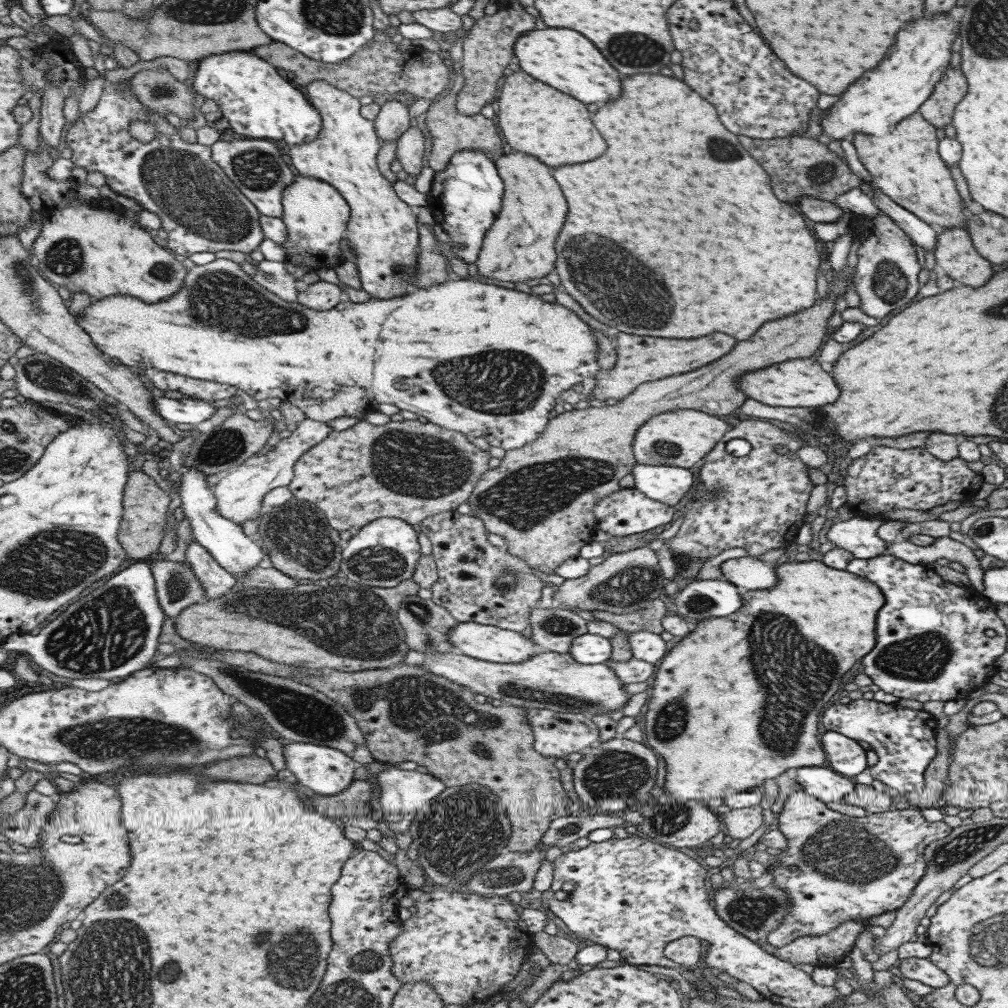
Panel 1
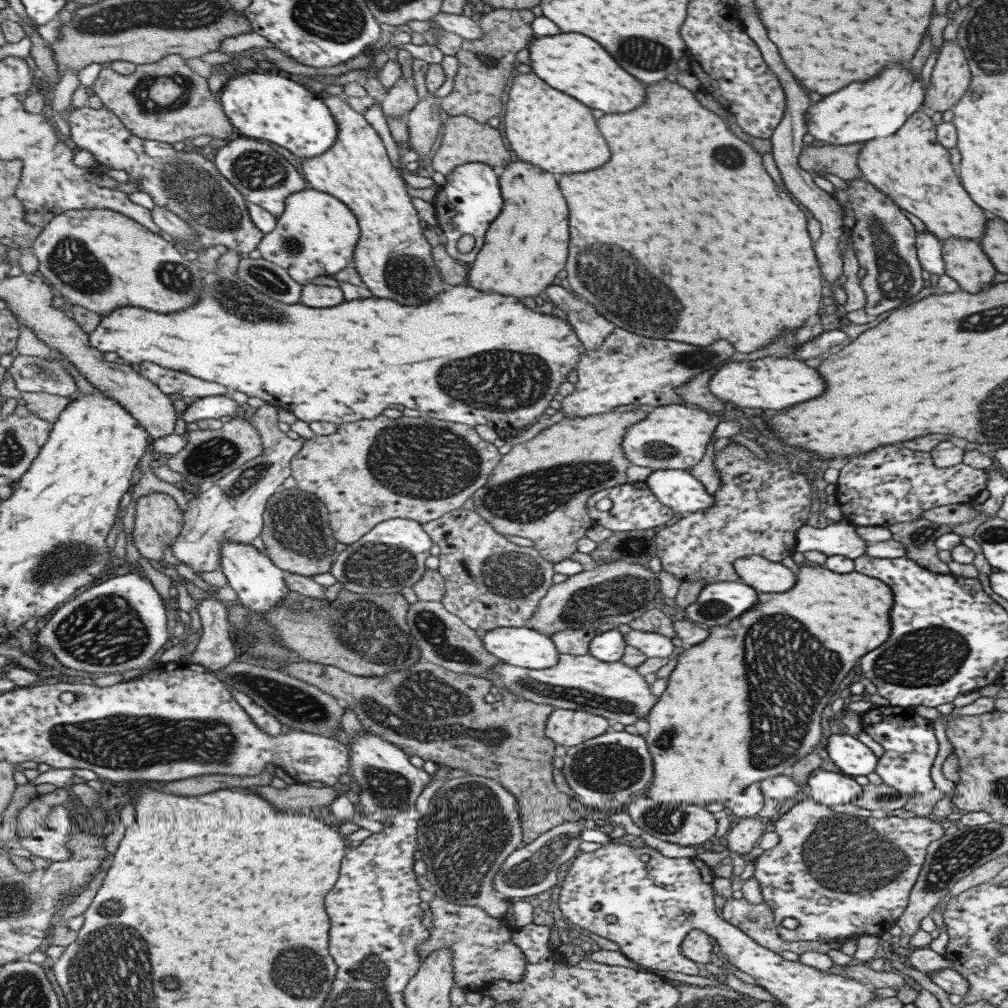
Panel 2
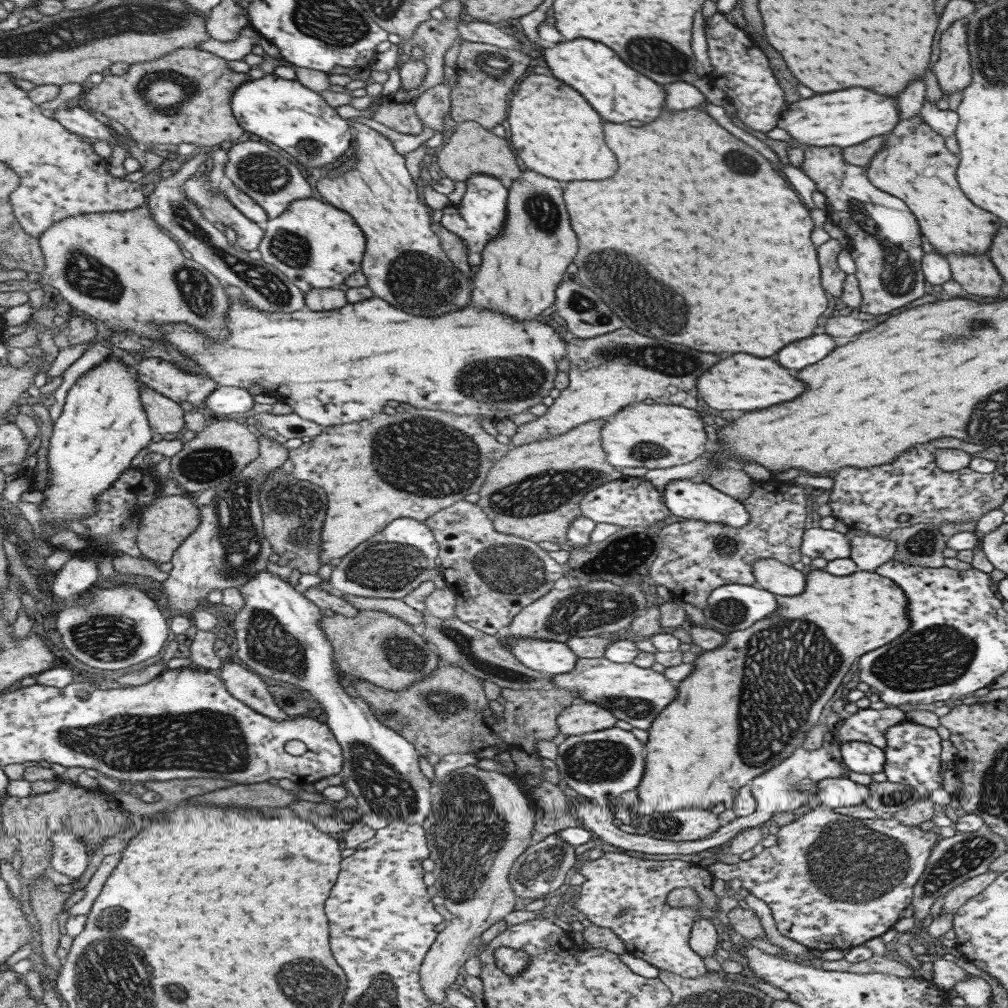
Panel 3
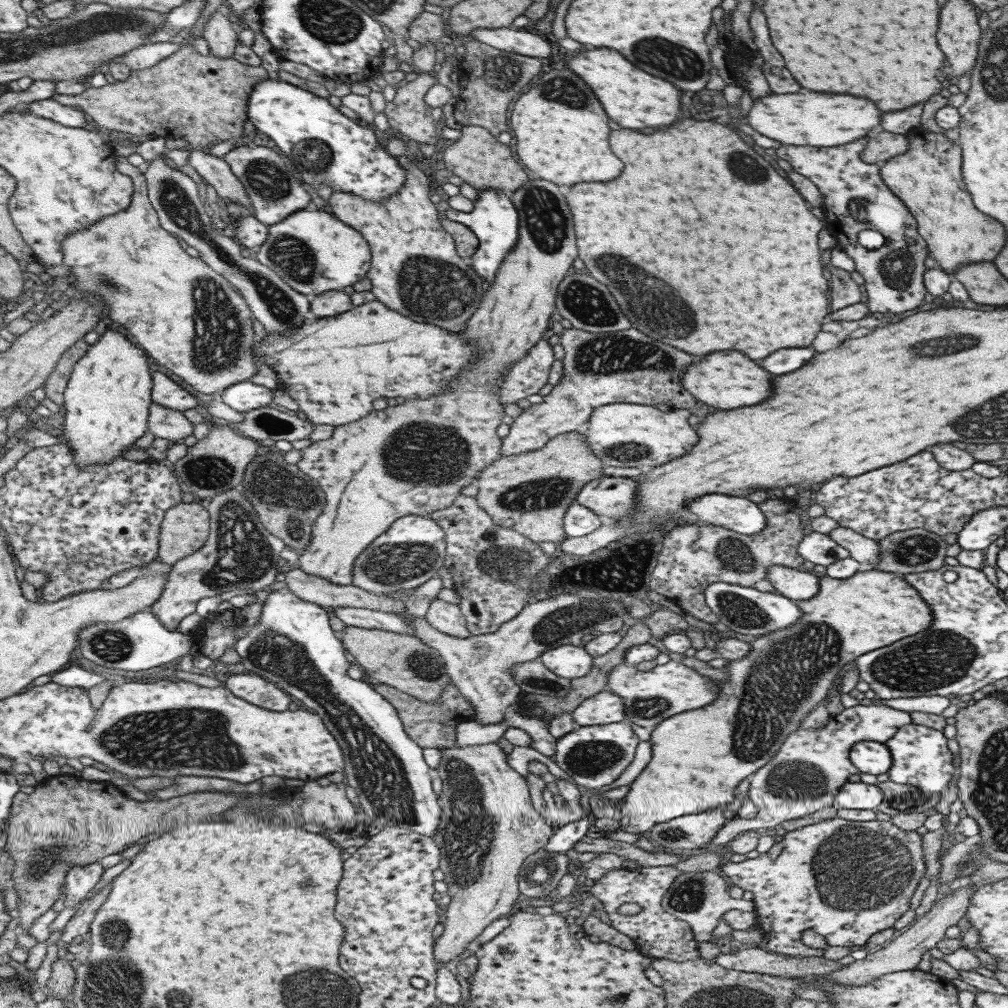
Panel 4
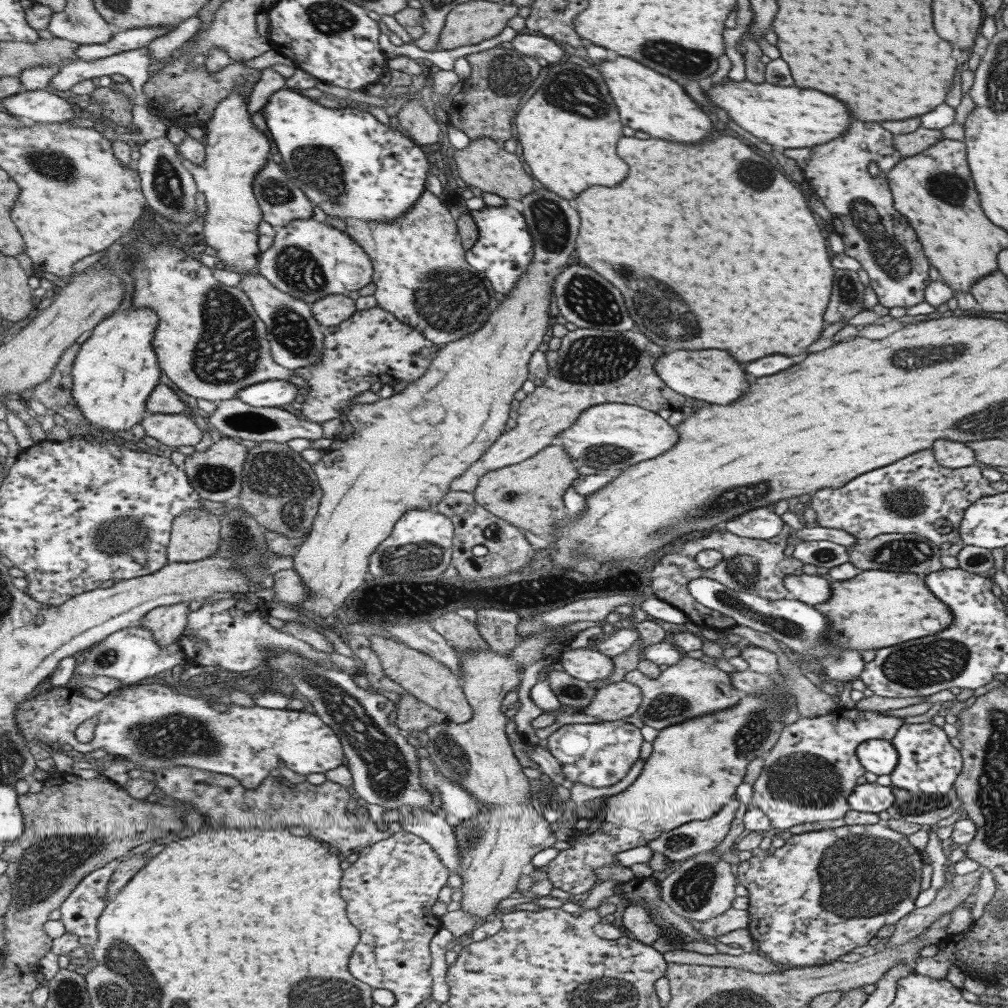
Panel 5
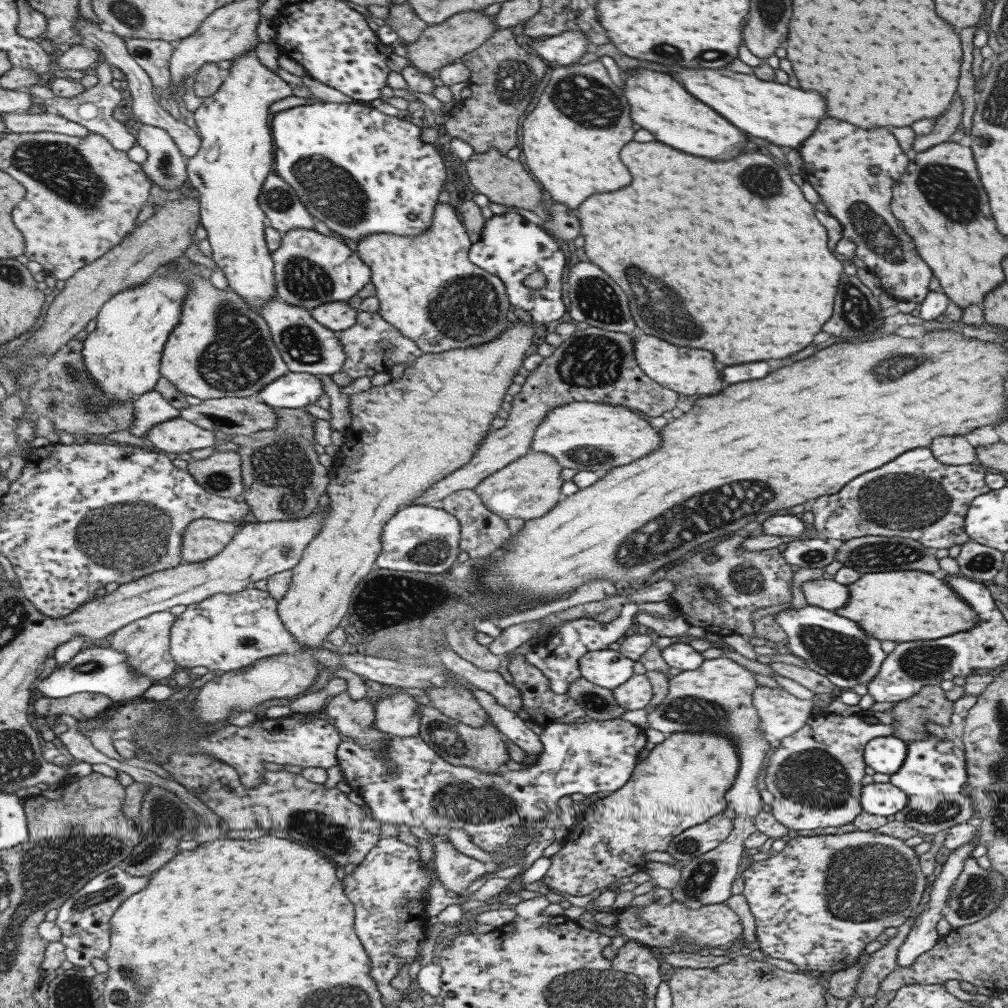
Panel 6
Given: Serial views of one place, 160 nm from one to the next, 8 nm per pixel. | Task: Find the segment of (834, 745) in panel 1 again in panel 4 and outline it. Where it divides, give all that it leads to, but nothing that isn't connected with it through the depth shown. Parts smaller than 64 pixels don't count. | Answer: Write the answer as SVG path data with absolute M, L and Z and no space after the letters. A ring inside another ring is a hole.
M861 741L851 746L848 752L851 765L859 773L870 775L886 774L891 766L891 754L884 743Z

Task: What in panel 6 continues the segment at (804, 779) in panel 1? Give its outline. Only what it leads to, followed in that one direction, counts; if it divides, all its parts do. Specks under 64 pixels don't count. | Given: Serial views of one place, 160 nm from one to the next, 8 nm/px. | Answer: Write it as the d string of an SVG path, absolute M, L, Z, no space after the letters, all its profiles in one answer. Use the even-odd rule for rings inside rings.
M867 784L859 796L861 811L887 817L897 814L907 805L908 797L891 784Z

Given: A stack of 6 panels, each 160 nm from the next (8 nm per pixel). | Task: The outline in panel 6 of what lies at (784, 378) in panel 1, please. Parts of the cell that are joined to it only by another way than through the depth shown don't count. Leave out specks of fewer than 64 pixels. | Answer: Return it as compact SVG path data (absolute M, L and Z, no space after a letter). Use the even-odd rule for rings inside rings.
M635 330L631 334L631 348L634 349L634 357L639 368L653 381L673 393L699 394L699 396L711 396L719 394L723 390L723 380L719 376L719 370L713 366L713 354L707 350L691 350L691 348L681 348L681 346L671 346L659 338L645 335Z

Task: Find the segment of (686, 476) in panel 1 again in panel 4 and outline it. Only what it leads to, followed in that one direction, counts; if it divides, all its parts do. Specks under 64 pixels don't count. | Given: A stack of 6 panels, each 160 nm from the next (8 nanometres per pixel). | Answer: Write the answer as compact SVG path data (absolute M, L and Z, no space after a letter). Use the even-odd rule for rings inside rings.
M705 494L703 498L695 498L686 504L686 512L696 516L696 520L742 535L757 534L766 523L754 502L725 494Z

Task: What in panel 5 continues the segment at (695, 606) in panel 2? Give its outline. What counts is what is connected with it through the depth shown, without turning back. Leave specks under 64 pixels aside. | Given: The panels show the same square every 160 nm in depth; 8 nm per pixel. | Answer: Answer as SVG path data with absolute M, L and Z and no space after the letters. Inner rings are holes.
M695 578L688 584L689 594L705 608L732 618L737 625L764 632L778 642L783 642L791 650L803 656L805 660L819 663L829 678L843 682L847 678L859 676L863 661L859 650L841 650L838 646L828 644L824 634L828 629L828 620L814 607L787 597L779 600L767 600L747 591L736 591L710 578Z

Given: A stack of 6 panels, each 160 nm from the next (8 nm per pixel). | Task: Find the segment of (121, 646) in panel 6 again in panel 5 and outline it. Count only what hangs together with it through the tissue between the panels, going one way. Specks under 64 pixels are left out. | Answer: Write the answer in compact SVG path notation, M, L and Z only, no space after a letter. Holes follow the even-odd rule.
M181 601L177 605L158 606L151 609L140 624L152 632L159 646L171 645L185 632L189 616L187 605L187 601Z

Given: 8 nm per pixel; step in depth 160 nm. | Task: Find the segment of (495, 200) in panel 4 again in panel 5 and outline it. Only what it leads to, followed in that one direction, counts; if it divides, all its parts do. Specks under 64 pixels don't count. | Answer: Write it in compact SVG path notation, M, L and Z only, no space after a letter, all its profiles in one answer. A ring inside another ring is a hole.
M485 204L479 210L467 211L475 223L478 237L473 246L464 252L464 259L477 274L487 279L495 293L507 296L511 294L511 289L515 289L519 276L527 272L527 266L531 266L532 242L526 231L526 222L522 214L509 205L492 207Z

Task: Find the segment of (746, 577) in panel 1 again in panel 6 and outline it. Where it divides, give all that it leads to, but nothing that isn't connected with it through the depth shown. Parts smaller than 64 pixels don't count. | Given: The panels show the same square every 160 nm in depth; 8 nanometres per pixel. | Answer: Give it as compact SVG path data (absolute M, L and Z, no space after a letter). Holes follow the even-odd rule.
M813 579L800 584L801 592L807 605L816 606L829 611L846 605L848 599L847 587L833 579Z

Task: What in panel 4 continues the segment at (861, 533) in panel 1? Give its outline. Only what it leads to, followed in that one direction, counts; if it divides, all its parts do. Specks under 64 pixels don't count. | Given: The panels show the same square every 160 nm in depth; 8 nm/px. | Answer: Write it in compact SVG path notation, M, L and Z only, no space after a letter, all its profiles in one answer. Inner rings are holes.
M812 530L800 540L797 554L804 560L825 567L836 560L850 556L849 552L835 544L829 535Z

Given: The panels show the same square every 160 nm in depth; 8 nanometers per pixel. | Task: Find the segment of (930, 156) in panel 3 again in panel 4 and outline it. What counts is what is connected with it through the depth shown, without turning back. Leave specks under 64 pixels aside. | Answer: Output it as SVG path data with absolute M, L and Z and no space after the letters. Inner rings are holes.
M920 126L903 135L906 135L907 150L880 162L878 173L917 220L919 228L916 231L926 242L928 254L934 258L936 266L951 276L959 266L983 260L991 262L1005 244L1005 228L993 218L979 214L969 194L963 190L959 176L960 146L947 141L946 135L925 131Z

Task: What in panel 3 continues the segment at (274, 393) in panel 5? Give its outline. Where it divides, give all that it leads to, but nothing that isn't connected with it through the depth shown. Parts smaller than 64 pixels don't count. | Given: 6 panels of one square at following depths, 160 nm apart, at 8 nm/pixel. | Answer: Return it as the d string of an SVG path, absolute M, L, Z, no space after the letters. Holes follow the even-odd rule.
M219 385L213 392L210 392L204 404L215 416L225 416L247 412L255 403L253 396L247 393L245 388Z

